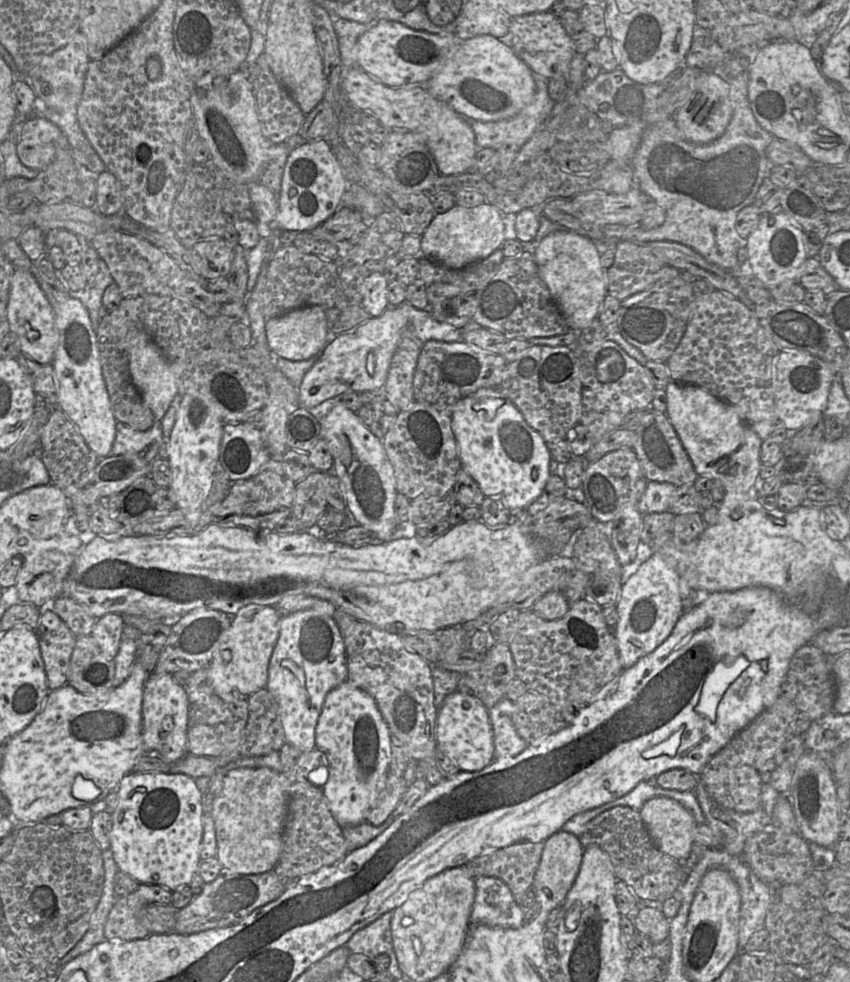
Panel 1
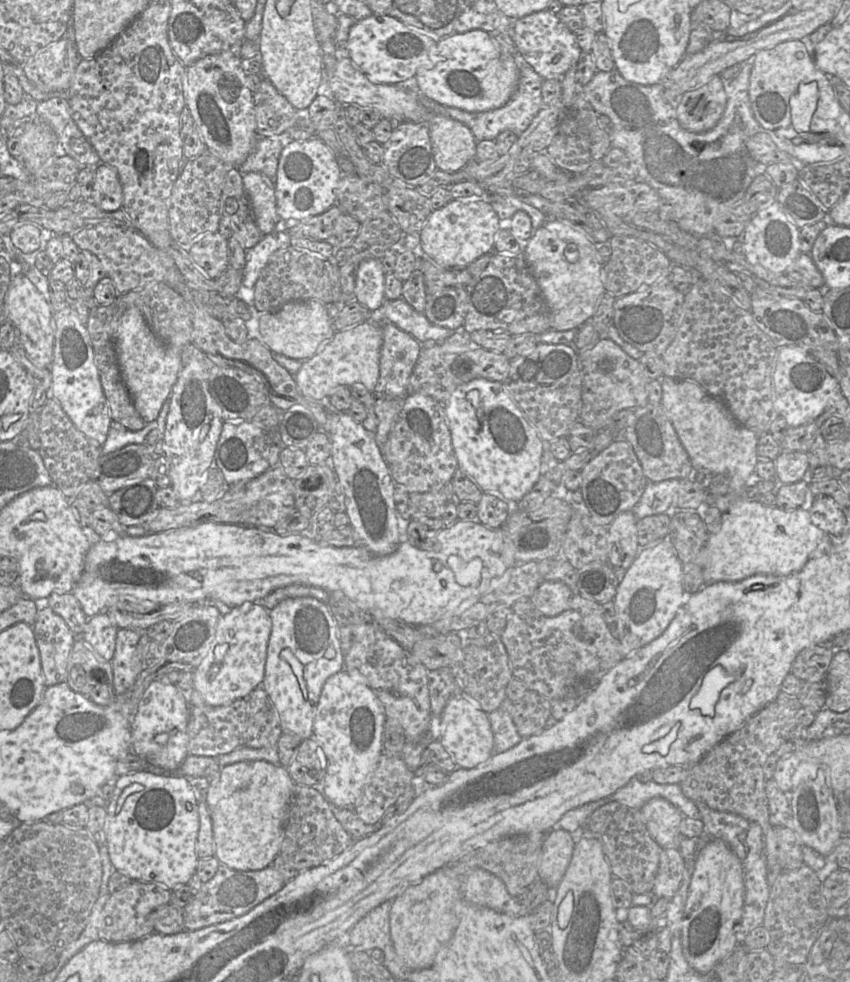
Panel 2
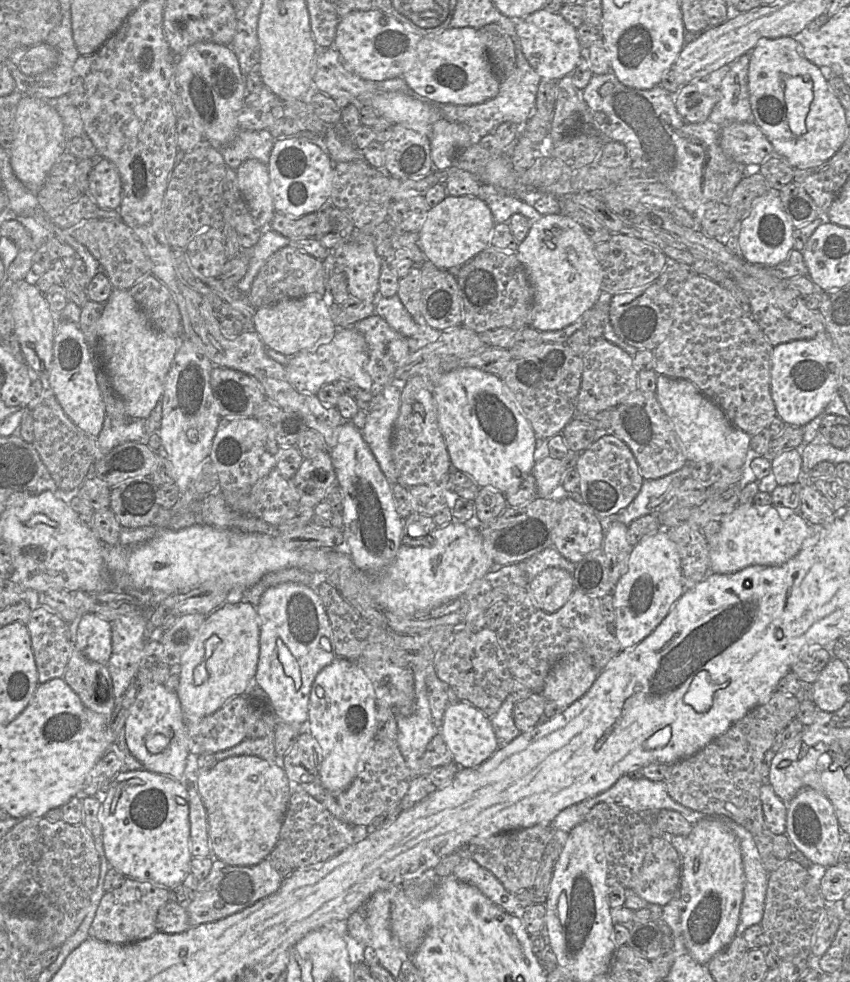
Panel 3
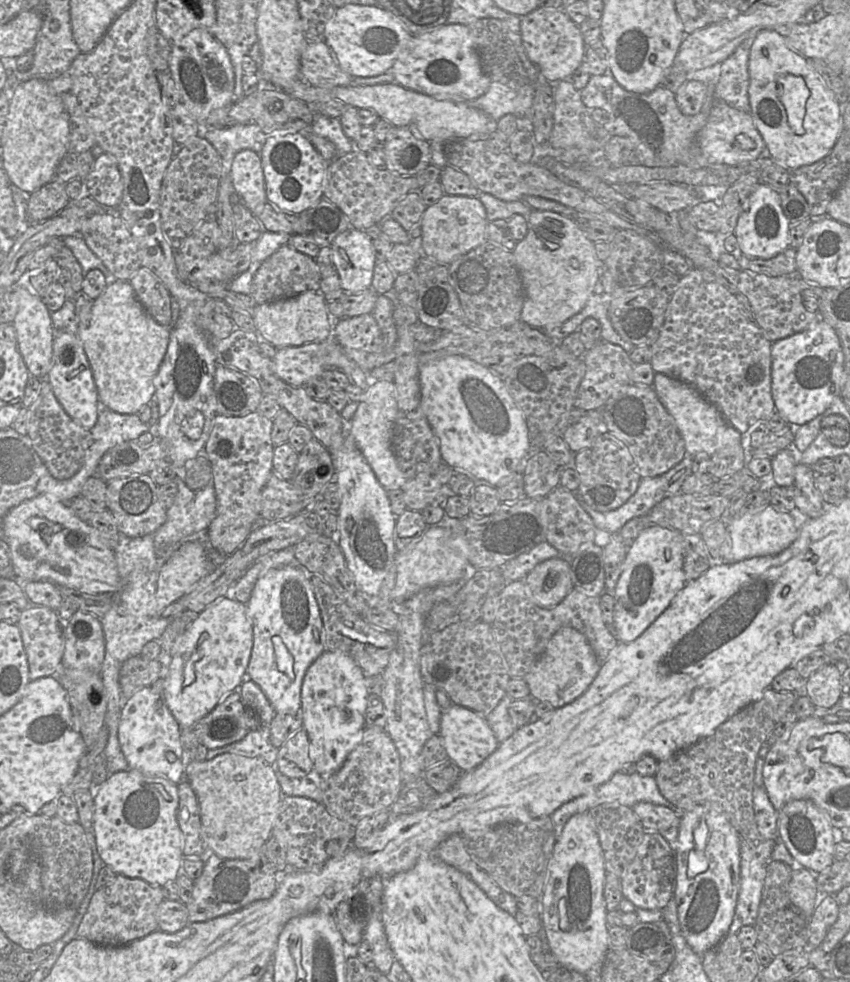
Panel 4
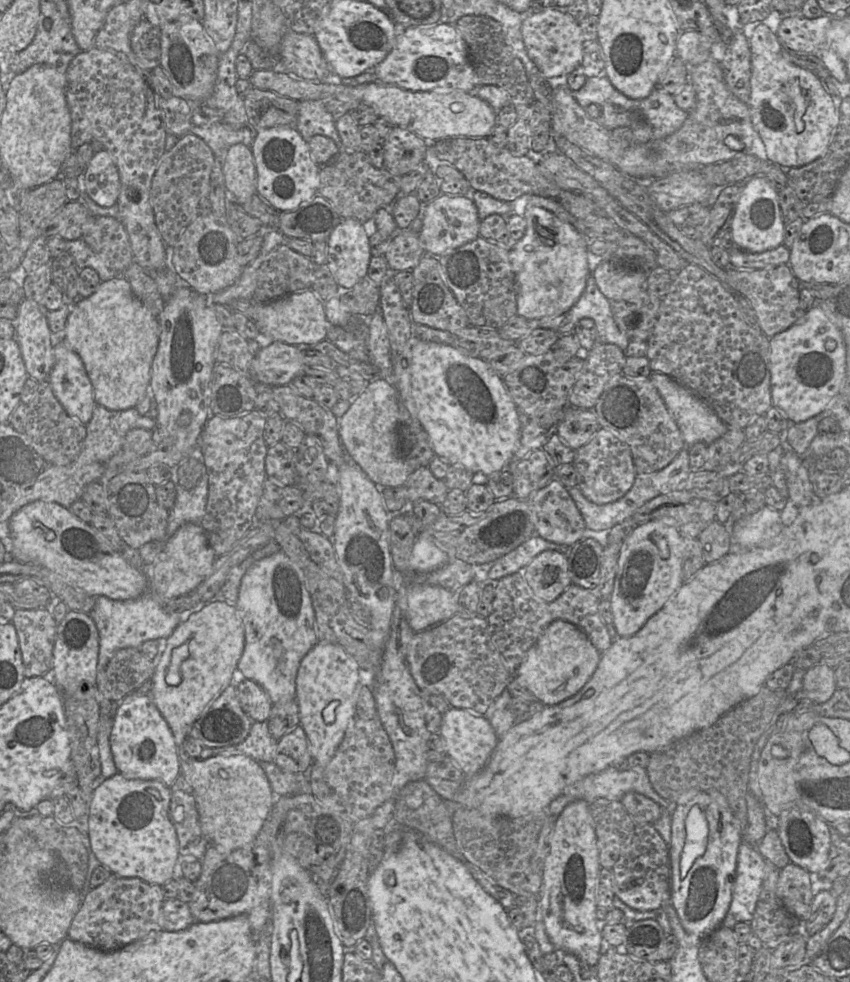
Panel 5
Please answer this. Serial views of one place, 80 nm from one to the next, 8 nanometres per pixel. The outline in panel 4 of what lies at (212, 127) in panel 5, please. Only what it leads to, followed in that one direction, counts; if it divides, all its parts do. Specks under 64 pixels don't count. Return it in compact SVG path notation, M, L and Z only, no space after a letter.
M250 123L224 128L205 128L202 137L218 151L222 159L222 169L228 174L238 152L248 149L260 155L268 135L257 124Z

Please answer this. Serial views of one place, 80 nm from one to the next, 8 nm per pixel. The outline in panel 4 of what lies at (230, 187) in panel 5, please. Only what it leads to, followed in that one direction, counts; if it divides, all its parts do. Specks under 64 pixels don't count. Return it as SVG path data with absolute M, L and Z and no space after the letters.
M241 150L234 157L230 174L242 202L257 217L268 202L260 155L252 150Z

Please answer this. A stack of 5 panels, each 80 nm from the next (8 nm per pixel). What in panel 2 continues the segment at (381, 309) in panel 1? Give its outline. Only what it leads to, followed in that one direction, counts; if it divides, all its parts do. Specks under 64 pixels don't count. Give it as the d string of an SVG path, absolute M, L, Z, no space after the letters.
M380 260L362 261L356 272L355 297L370 312L378 310L385 301L385 273Z

